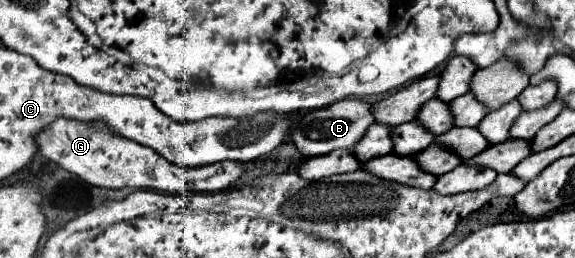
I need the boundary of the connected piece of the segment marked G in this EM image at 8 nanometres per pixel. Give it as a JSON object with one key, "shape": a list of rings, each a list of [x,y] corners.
{"shape":[[[57,119],[37,137],[37,143],[41,155],[47,159],[59,163],[63,169],[75,173],[83,181],[107,189],[133,187],[161,193],[213,193],[227,189],[243,173],[239,163],[213,163],[193,169],[175,167],[149,147],[131,143],[129,139],[115,139],[115,135],[111,135],[111,131],[103,131],[99,123],[73,123],[71,119]]]}

